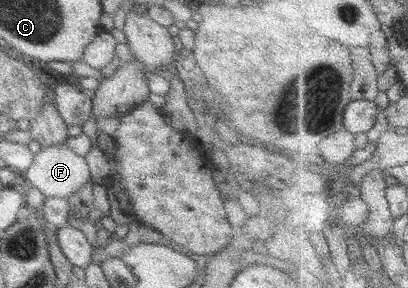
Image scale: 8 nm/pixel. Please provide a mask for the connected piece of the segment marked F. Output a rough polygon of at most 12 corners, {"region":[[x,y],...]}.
{"region":[[50,145],[33,155],[22,185],[66,198],[90,178],[86,159]]}

